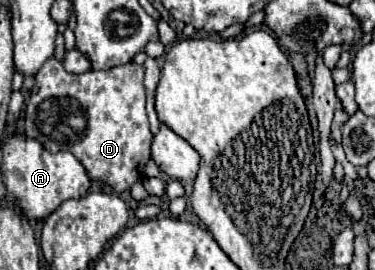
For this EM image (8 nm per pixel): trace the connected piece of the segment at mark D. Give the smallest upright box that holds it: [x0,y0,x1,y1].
[26,56,152,192]

